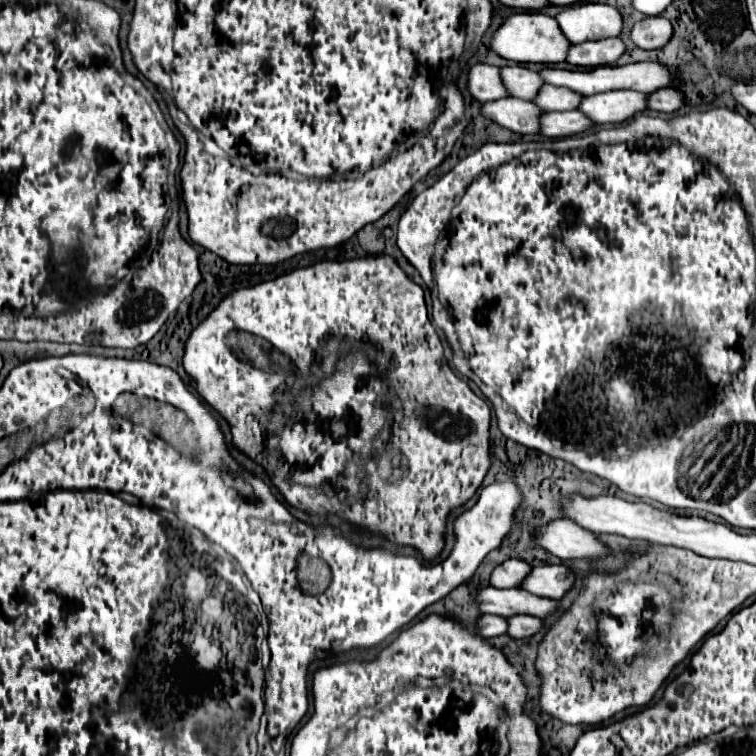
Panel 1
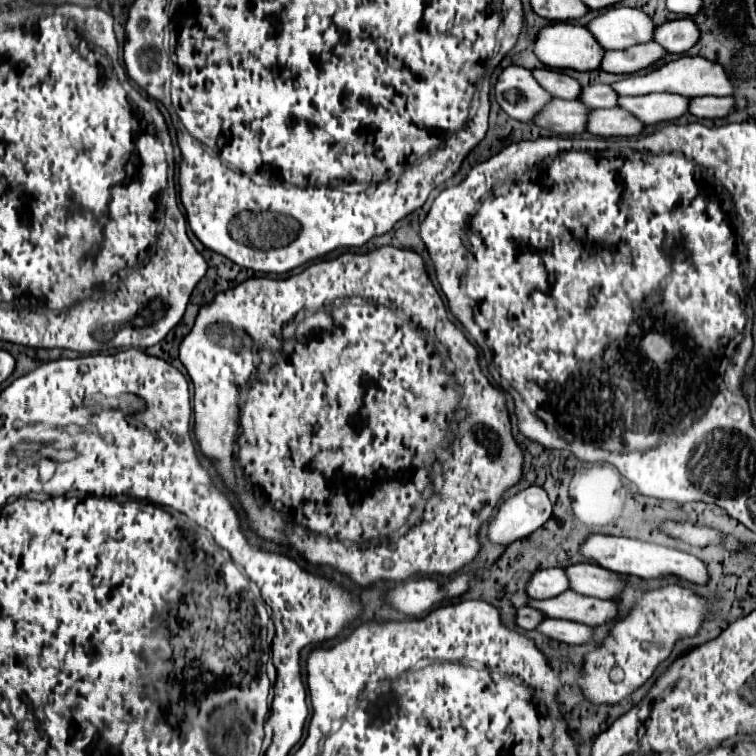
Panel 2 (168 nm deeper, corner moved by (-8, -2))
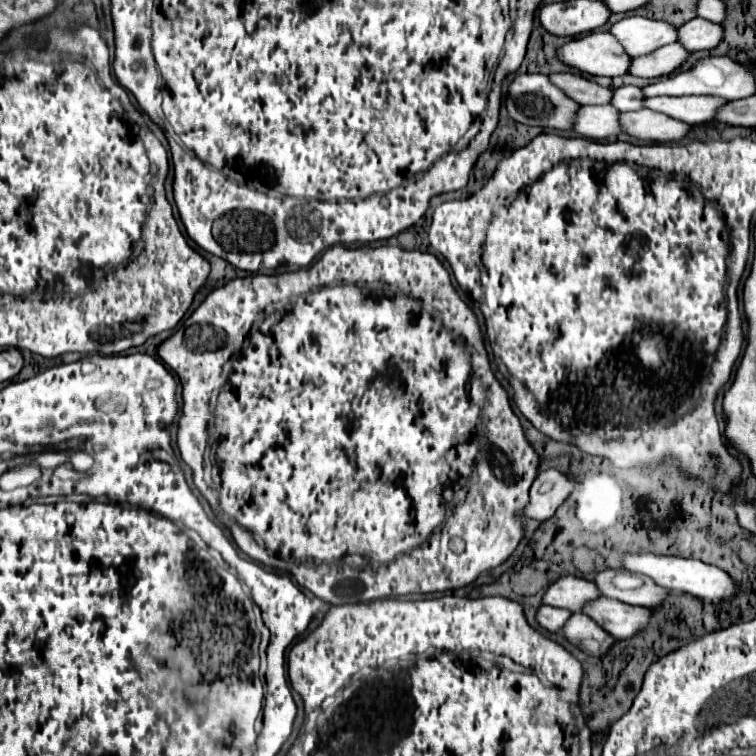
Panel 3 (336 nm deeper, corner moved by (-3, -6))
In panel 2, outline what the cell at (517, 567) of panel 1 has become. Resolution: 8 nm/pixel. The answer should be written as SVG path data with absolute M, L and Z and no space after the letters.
M565 568L539 570L537 574L533 574L527 586L529 596L535 600L547 600L563 594L565 590L569 590L569 578L565 574Z

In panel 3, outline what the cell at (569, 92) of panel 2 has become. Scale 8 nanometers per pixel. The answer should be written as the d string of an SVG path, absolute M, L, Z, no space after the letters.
M564 72L564 74L550 74L548 78L554 86L564 90L564 94L568 94L568 98L578 102L580 106L584 106L584 104L608 104L610 102L610 96L612 96L610 88L598 86L598 84L578 76L578 74Z

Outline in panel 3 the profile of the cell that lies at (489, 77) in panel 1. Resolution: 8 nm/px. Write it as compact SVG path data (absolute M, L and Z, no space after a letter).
M516 74L508 86L506 110L512 120L526 126L568 130L568 126L572 126L574 122L572 118L576 118L576 108L578 104L570 100L562 90L558 90L544 74Z

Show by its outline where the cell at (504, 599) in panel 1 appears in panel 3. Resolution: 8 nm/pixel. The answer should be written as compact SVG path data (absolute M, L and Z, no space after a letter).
M596 598L582 606L582 614L596 620L616 640L632 638L650 620L650 610L642 606L630 606L612 598Z

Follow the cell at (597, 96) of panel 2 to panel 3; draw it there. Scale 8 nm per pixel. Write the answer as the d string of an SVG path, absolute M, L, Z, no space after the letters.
M622 86L622 88L614 88L612 90L612 106L618 108L620 112L626 110L640 110L642 108L642 92L636 86Z

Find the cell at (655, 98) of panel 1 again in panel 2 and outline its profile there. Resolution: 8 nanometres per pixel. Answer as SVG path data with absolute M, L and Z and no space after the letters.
M703 96L691 100L689 112L699 116L699 118L725 118L731 110L735 108L735 98L713 98L713 96Z

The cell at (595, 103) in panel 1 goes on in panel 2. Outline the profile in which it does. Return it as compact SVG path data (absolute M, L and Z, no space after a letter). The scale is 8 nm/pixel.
M645 94L619 98L619 106L633 112L647 126L681 118L689 112L689 102L691 98L683 98L679 94Z

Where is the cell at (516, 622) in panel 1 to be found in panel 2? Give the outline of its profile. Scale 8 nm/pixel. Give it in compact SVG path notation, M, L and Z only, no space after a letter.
M547 618L539 624L537 628L545 636L565 642L565 644L587 644L593 638L593 628L581 624L581 622L571 622L571 620L555 620Z

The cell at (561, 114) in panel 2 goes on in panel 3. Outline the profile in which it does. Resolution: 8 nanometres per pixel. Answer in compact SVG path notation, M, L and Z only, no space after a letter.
M606 104L606 106L580 106L572 130L578 136L590 138L590 140L600 140L600 138L620 134L618 114L620 112L610 104Z

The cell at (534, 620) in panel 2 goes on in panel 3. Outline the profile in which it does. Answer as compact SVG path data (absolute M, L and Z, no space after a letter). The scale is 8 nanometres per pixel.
M540 606L540 608L538 608L538 614L536 614L536 622L538 622L544 630L548 630L548 632L558 632L558 630L564 626L564 622L568 620L570 614L572 614L572 612L568 612L568 610L550 608L550 606Z

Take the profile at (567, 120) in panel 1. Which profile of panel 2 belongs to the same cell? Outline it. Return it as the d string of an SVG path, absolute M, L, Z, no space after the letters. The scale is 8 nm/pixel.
M611 108L611 110L593 110L589 114L587 130L595 136L639 136L645 126L625 108Z

